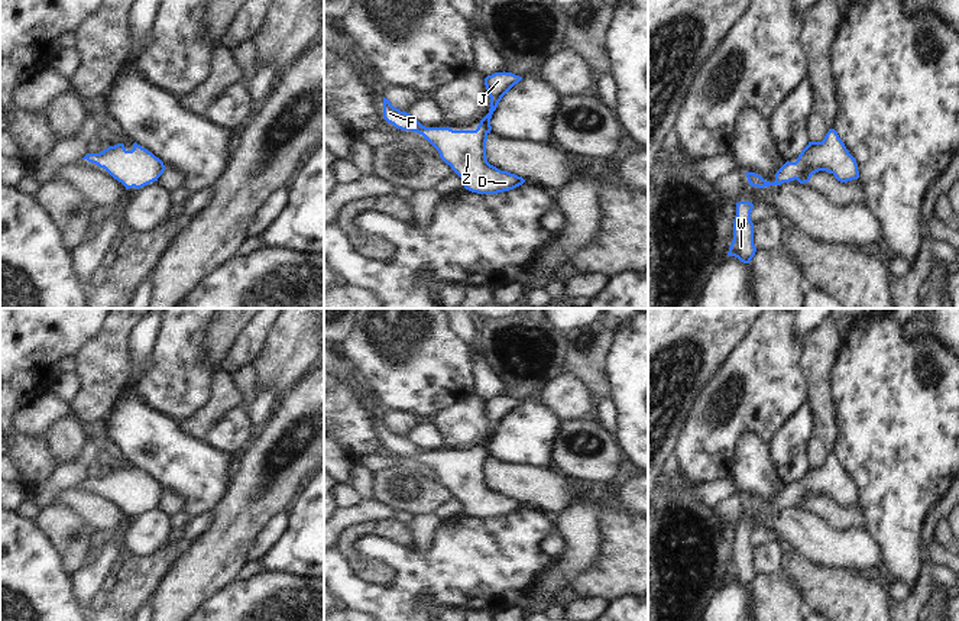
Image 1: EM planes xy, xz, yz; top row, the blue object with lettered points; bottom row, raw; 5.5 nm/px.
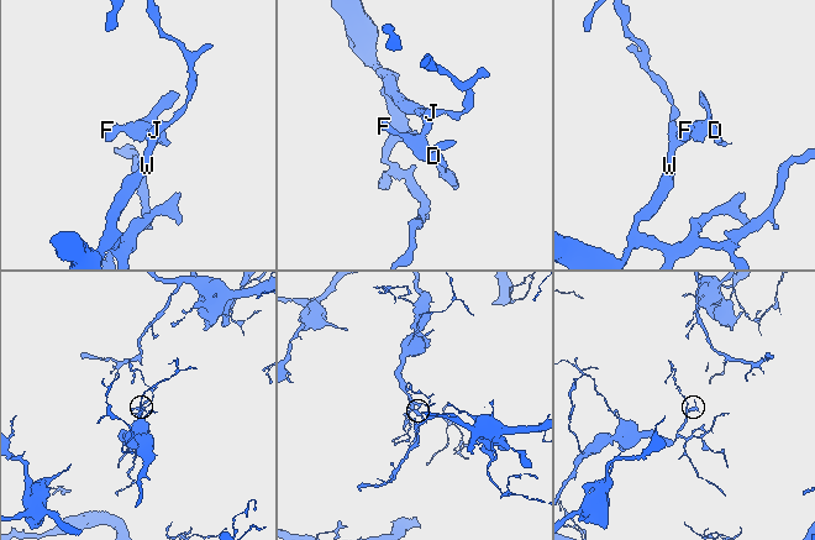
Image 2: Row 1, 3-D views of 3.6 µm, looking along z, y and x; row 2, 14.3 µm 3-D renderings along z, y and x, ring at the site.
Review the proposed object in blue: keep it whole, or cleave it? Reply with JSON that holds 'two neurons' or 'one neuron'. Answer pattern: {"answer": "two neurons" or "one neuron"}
{"answer": "one neuron"}

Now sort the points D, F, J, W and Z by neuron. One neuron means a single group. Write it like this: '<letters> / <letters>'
D F J W Z

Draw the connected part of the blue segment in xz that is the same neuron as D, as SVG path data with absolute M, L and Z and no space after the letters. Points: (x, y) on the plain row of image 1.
M505 395L485 402L490 433L476 455L453 455L448 450L425 452L409 437L393 431L385 421L383 443L396 453L422 459L438 475L440 482L464 505L466 514L477 518L509 515L522 510L525 504L490 489L486 482L486 465L492 455L493 436L502 421L521 404L522 401Z

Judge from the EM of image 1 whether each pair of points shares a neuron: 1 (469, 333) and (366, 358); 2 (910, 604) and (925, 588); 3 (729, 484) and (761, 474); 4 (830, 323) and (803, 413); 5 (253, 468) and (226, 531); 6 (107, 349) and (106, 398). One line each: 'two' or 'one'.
1: two
2: one
3: two
4: two
5: one
6: one

